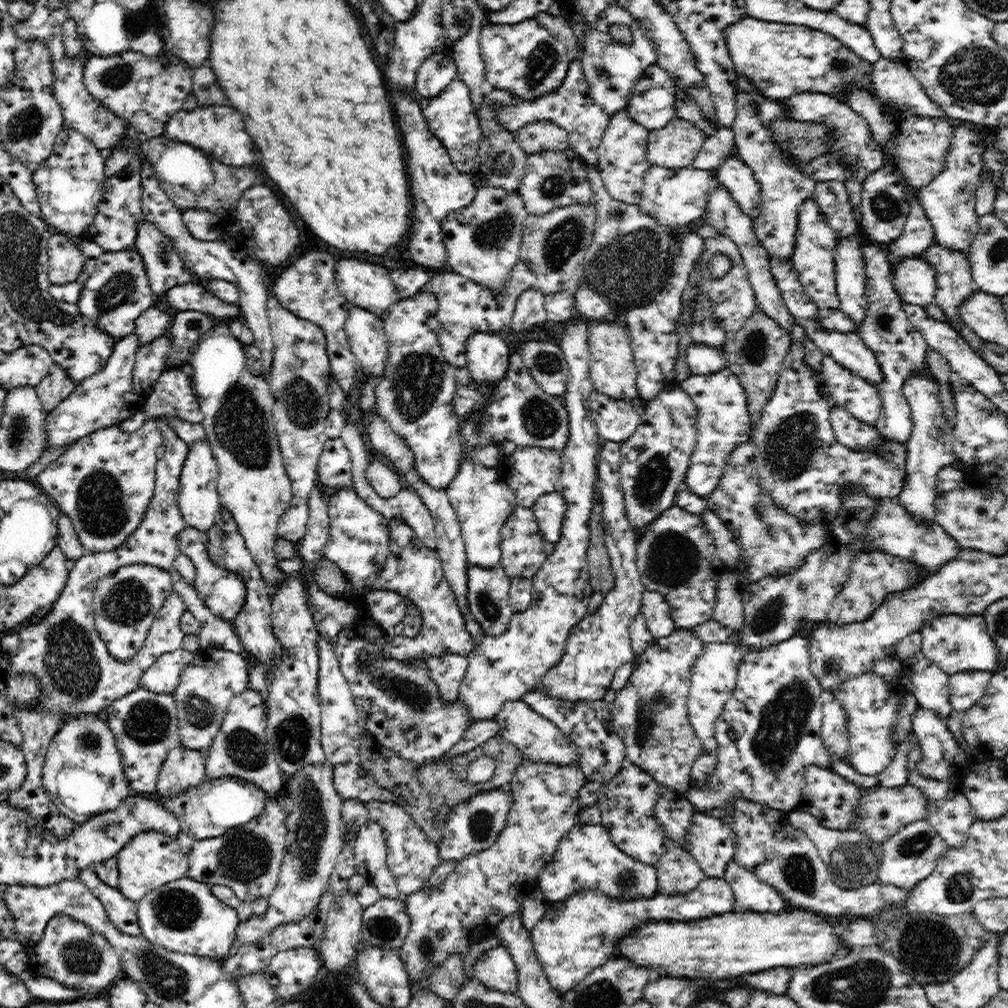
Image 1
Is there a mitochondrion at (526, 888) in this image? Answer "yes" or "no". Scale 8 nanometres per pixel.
no

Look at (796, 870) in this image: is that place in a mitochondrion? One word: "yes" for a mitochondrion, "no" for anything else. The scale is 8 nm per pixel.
yes

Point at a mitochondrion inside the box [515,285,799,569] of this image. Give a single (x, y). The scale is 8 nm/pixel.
(653, 474)

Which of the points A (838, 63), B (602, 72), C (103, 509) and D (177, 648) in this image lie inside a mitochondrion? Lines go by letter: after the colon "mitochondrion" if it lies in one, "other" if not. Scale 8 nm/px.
A: mitochondrion
B: other
C: mitochondrion
D: other

